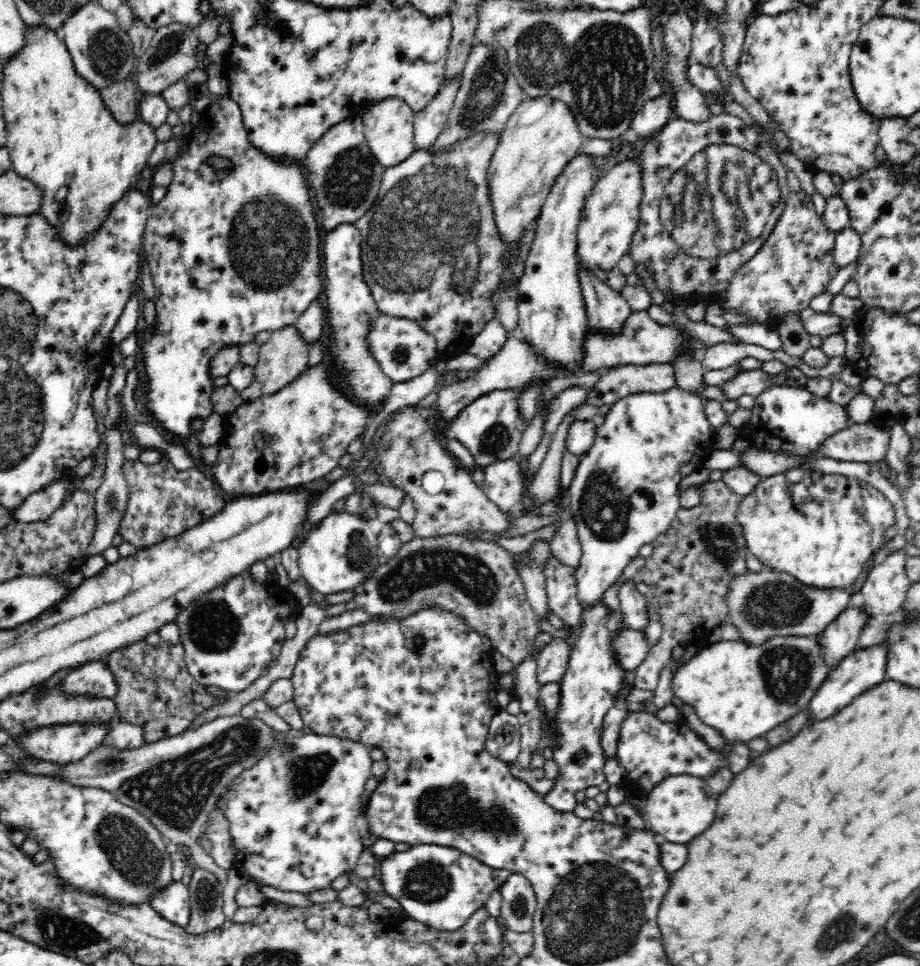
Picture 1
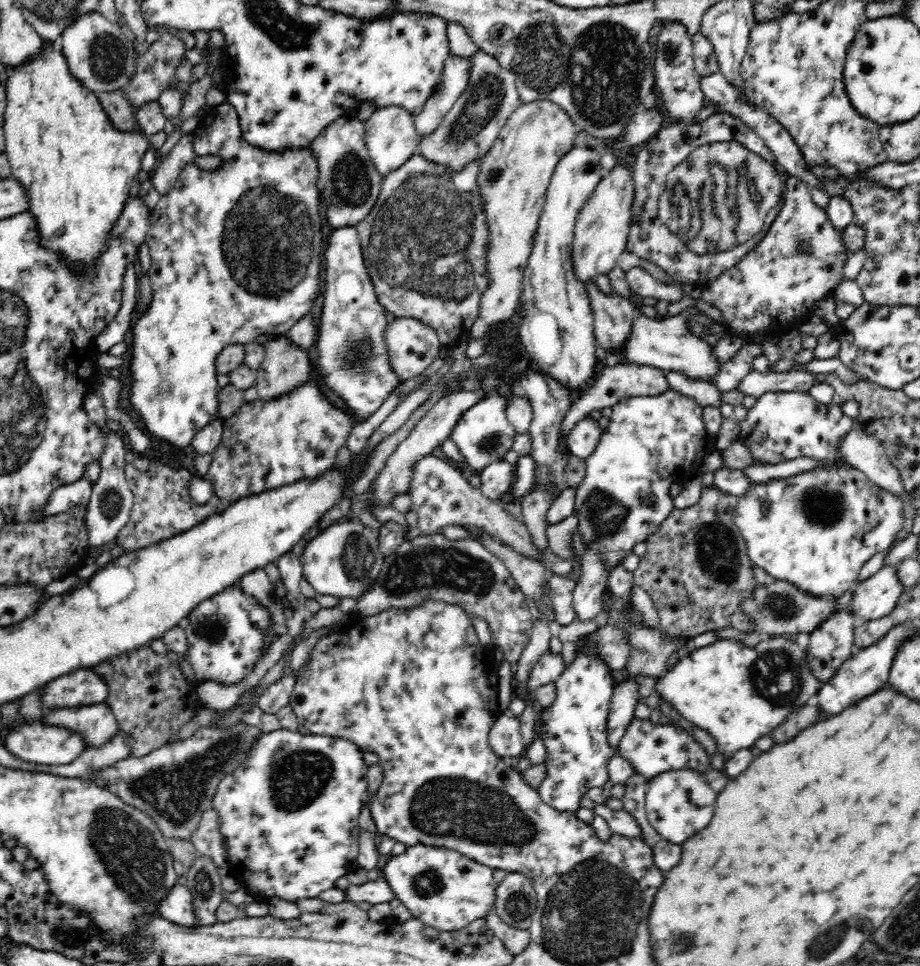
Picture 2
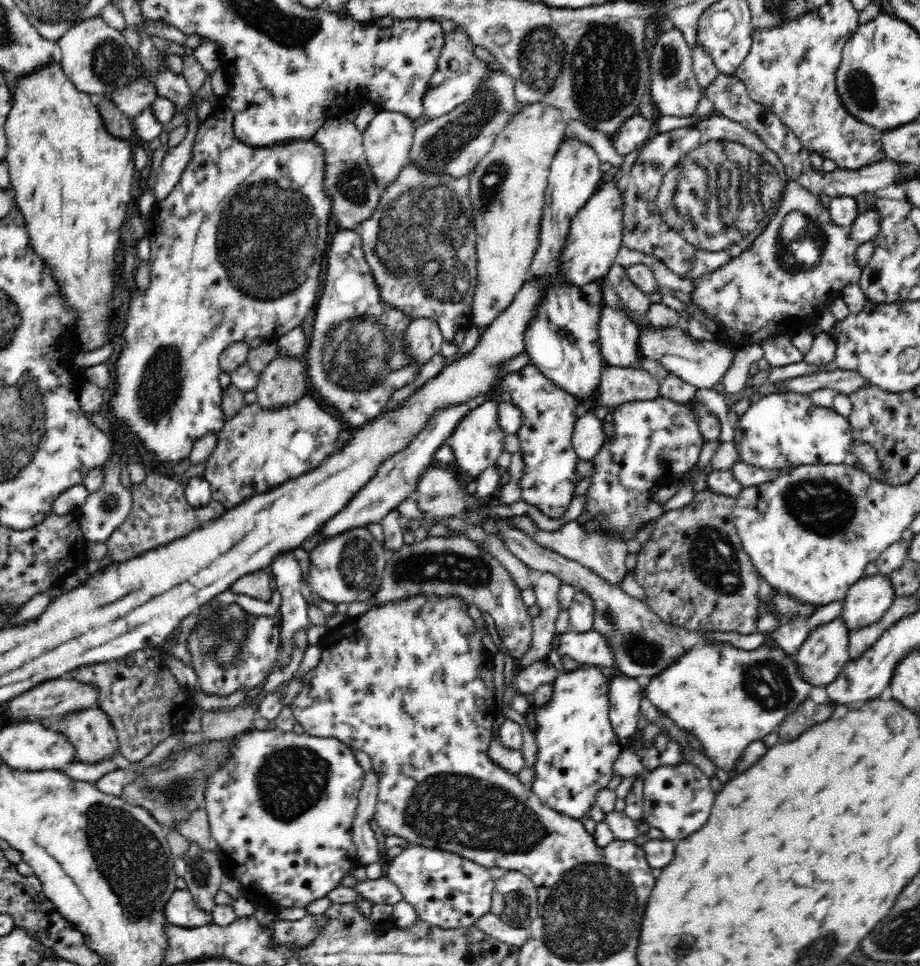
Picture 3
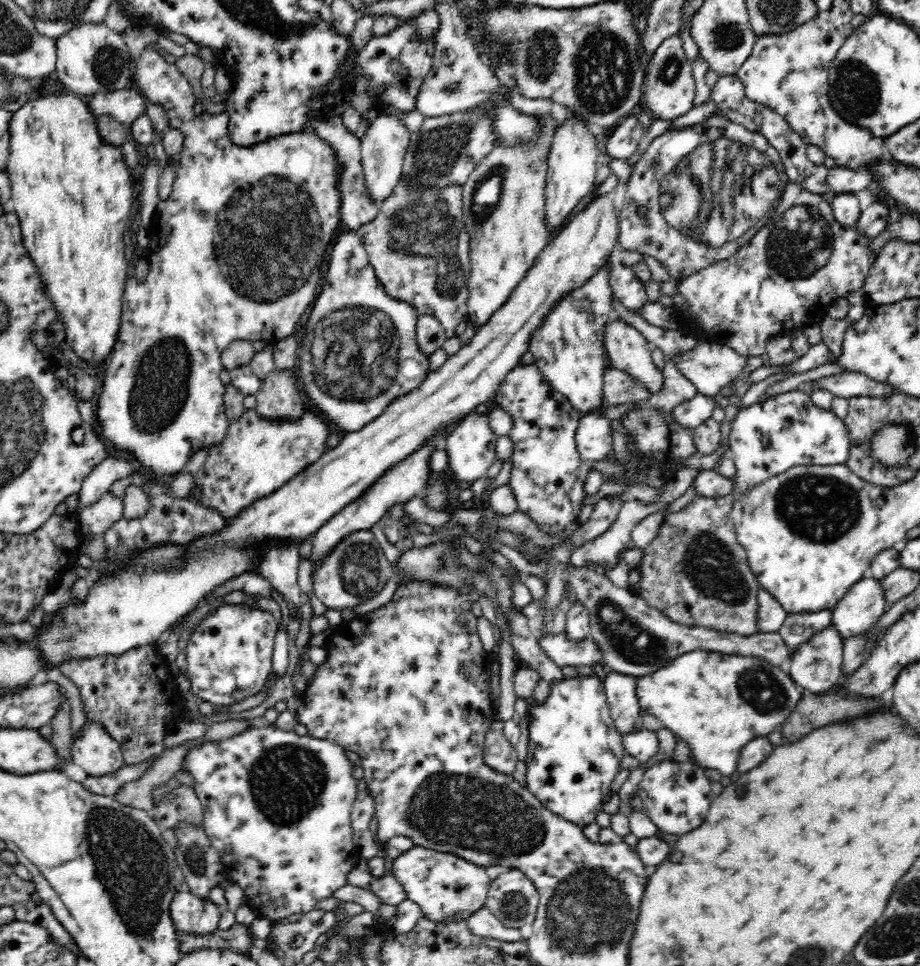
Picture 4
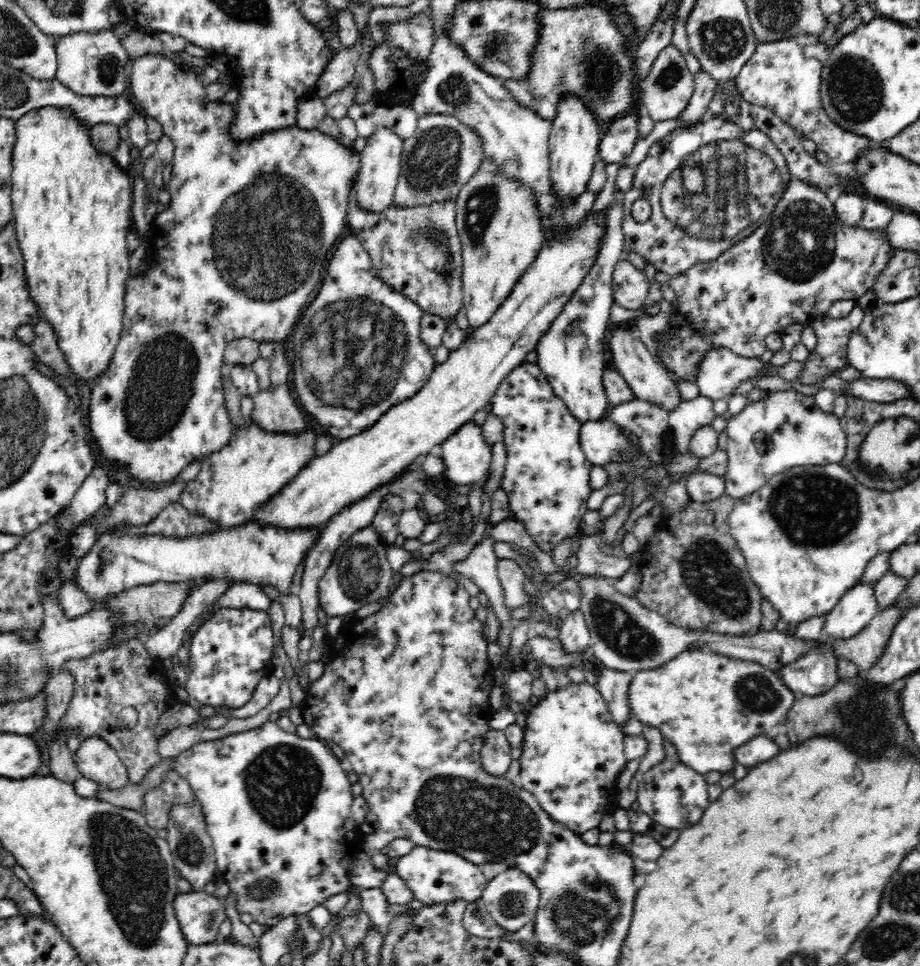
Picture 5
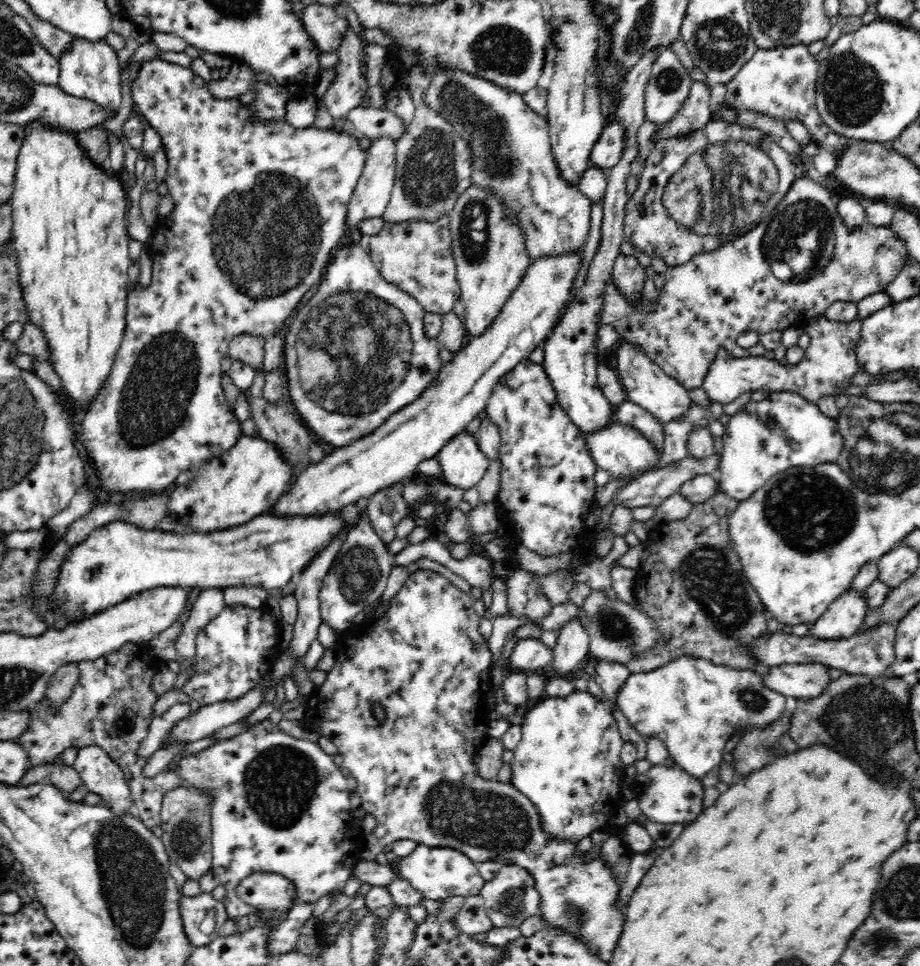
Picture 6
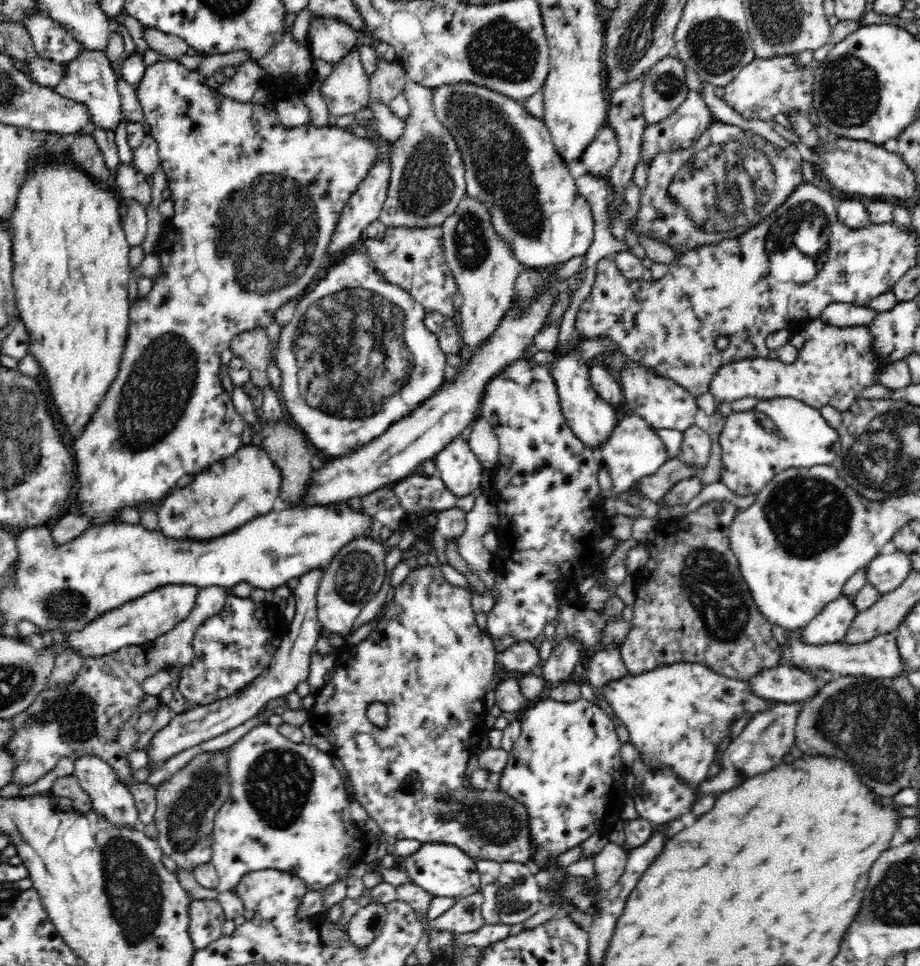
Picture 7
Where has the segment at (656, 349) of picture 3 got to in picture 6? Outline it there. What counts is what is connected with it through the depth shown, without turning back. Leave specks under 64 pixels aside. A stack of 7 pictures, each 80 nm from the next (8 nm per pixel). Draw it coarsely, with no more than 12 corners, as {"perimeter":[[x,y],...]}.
{"perimeter":[[825,316],[804,325],[796,364],[736,358],[720,348],[703,389],[712,402],[745,392],[792,392],[843,409],[860,319]]}

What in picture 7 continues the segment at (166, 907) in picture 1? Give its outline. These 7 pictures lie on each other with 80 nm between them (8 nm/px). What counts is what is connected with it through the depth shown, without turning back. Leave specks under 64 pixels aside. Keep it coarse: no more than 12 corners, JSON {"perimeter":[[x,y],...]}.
{"perimeter":[[216,899],[193,900],[190,937],[204,950],[222,937],[226,917]]}

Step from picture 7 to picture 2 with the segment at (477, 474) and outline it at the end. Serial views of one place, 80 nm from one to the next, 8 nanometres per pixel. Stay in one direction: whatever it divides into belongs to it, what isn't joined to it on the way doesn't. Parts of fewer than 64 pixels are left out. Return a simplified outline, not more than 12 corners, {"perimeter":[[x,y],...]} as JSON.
{"perimeter":[[486,394],[450,439],[463,466],[481,472],[511,451],[506,397]]}

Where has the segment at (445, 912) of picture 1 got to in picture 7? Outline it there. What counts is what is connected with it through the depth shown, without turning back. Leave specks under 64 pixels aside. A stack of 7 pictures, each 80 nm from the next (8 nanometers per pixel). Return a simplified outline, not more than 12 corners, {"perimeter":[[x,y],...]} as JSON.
{"perimeter":[[442,842],[423,843],[405,871],[432,896],[480,889],[477,860]]}

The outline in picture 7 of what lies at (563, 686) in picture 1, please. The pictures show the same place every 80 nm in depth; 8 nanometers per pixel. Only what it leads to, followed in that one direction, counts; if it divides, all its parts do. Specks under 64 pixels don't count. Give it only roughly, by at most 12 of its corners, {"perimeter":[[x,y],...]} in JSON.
{"perimeter":[[532,701],[498,791],[546,870],[629,795],[617,721]]}

